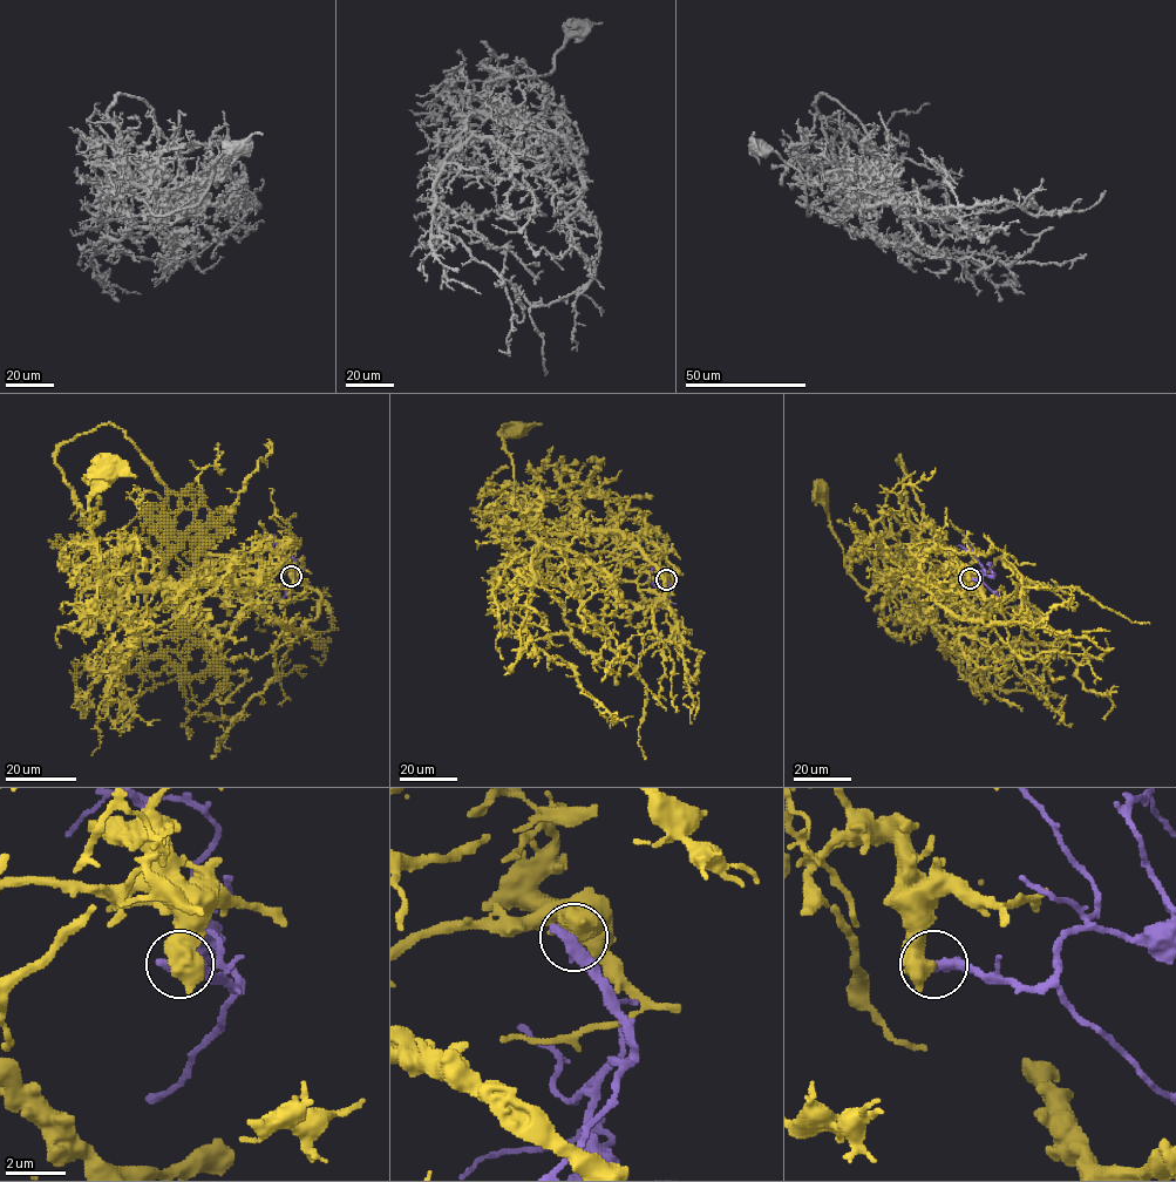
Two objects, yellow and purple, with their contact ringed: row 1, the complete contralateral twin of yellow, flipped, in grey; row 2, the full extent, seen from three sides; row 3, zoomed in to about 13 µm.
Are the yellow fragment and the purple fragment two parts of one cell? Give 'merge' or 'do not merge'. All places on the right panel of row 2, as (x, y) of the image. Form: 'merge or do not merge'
do not merge

